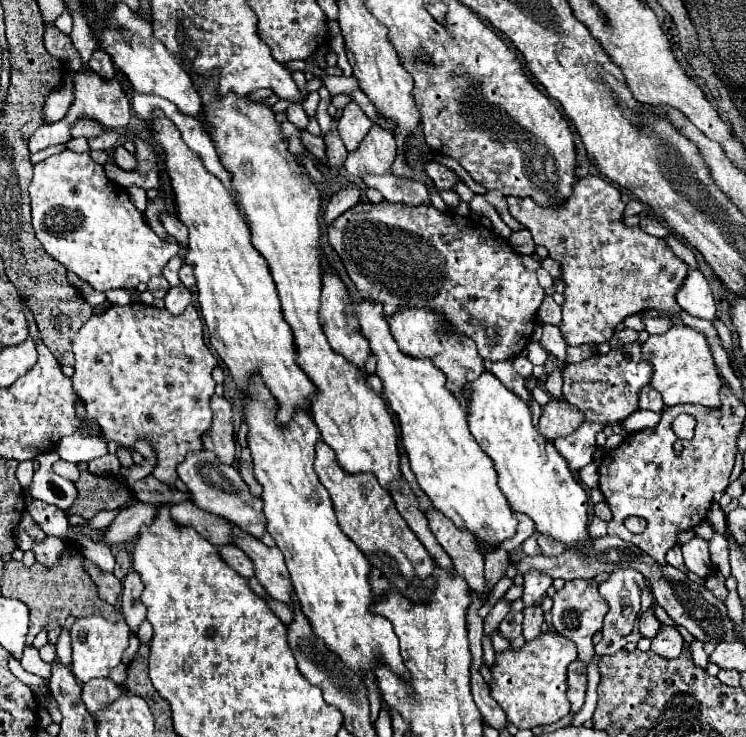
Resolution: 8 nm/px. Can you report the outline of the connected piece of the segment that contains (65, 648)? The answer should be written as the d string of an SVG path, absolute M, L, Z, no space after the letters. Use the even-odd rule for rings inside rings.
M62 627L62 633L56 641L56 649L58 649L58 661L64 665L70 665L70 631L66 627Z

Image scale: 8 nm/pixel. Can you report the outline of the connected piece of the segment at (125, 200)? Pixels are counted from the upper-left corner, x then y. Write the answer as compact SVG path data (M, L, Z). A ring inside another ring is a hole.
M70 149L52 155L34 165L34 177L30 183L32 199L32 225L36 237L44 245L46 253L60 261L68 271L88 281L96 291L106 293L114 289L134 289L138 283L148 283L150 277L162 275L164 265L178 255L180 245L176 239L160 239L144 221L144 213L134 207L130 195L120 191L88 153L74 153Z

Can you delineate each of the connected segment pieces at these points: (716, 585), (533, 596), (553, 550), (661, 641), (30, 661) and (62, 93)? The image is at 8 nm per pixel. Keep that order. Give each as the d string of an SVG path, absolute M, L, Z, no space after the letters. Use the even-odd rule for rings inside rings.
M712 569L710 575L704 579L704 587L710 589L716 599L726 601L726 599L728 599L728 589L726 589L726 583L724 583L724 581L726 581L726 577L724 577L720 571Z
M536 571L526 573L526 575L524 575L524 590L522 595L524 607L532 607L532 605L540 603L550 585L552 585L552 577L542 575L542 573L536 573Z
M538 537L538 545L540 545L540 549L542 549L542 555L548 555L548 557L560 555L560 553L564 551L564 547L562 547L558 541L550 539L550 537Z
M662 623L658 635L652 639L652 651L666 657L666 659L672 659L682 653L682 647L684 647L684 639L678 633L678 629Z
M25 647L20 663L28 673L40 675L44 679L50 677L50 665L40 659L39 651L35 647Z
M66 77L62 87L58 87L56 91L52 91L46 97L46 105L44 105L44 119L46 119L46 123L60 121L68 113L70 101L72 101L72 79Z

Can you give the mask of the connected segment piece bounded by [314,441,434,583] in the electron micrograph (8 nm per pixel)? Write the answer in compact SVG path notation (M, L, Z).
M324 441L316 443L314 471L318 473L320 483L328 489L332 497L340 529L352 543L356 543L356 547L364 555L388 555L390 559L396 561L406 583L412 583L414 577L426 579L428 575L432 575L434 571L432 555L428 555L422 541L416 539L414 531L406 525L402 515L396 511L394 499L372 473L346 475L338 465L334 451Z

